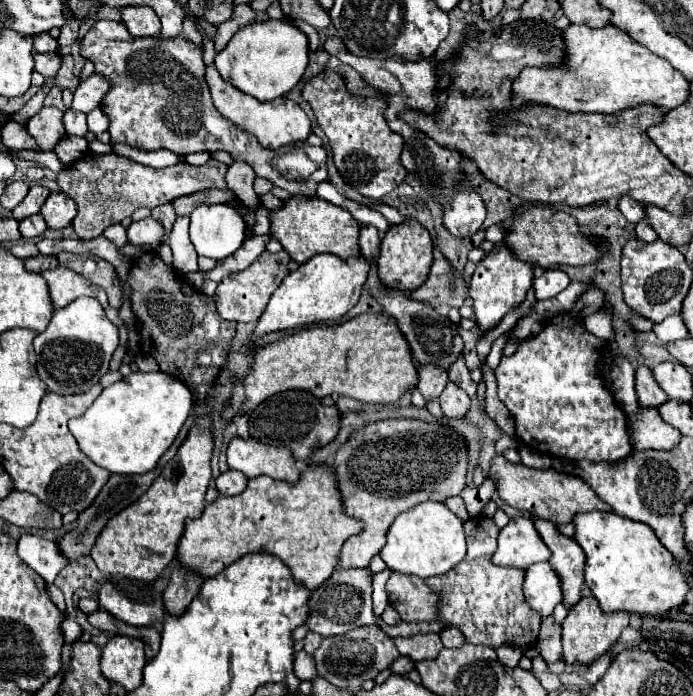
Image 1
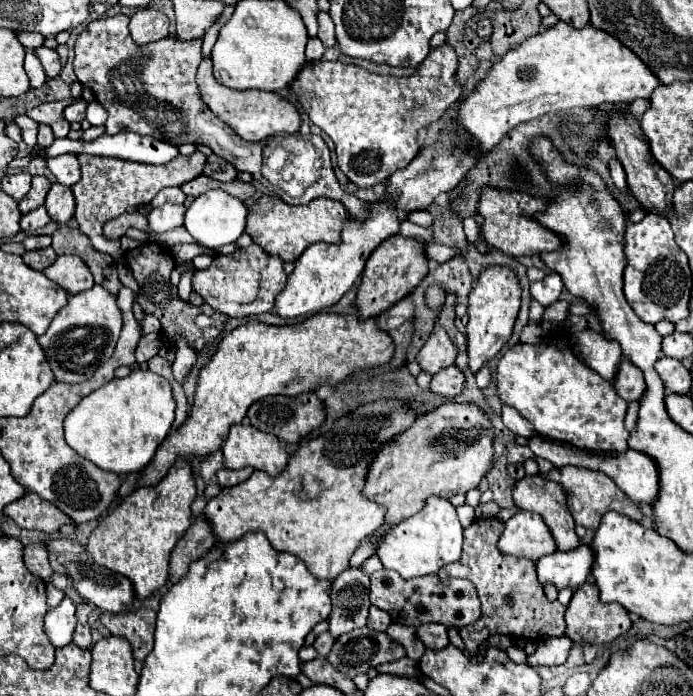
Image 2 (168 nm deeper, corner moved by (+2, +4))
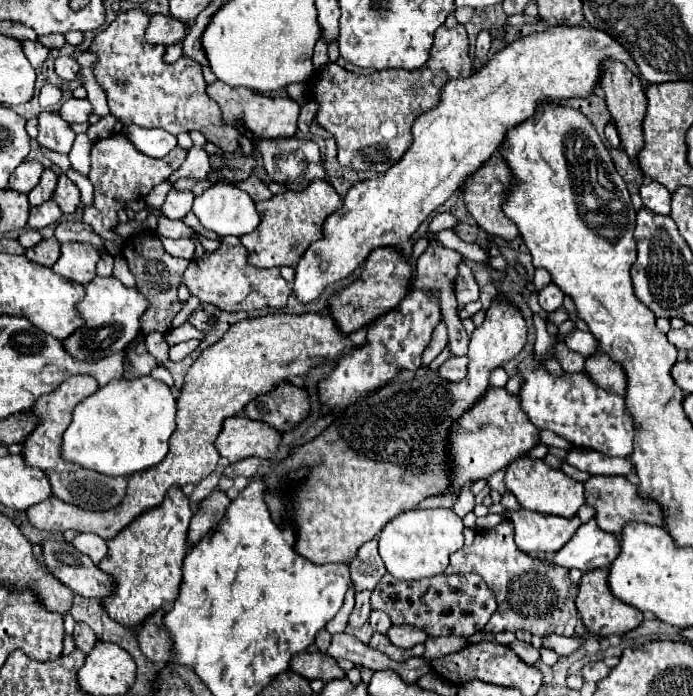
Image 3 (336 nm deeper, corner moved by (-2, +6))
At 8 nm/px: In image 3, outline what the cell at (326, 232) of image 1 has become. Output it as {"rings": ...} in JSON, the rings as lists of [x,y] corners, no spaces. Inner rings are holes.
{"rings":[[[312,180],[308,188],[304,190],[286,190],[282,194],[276,194],[274,198],[266,202],[258,202],[260,212],[260,226],[252,232],[240,238],[240,242],[248,250],[248,262],[258,268],[272,268],[272,266],[296,266],[300,256],[306,252],[306,248],[320,238],[322,222],[326,216],[342,208],[342,198],[336,194],[336,190],[326,180]]]}

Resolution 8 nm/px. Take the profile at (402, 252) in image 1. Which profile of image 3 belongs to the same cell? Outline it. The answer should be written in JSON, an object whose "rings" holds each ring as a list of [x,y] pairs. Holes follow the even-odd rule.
{"rings":[[[378,248],[366,258],[360,276],[328,298],[328,310],[336,320],[340,332],[344,334],[356,332],[374,322],[376,316],[394,310],[396,304],[400,304],[400,300],[406,296],[410,280],[412,280],[412,266],[408,264],[408,260],[394,248]]]}

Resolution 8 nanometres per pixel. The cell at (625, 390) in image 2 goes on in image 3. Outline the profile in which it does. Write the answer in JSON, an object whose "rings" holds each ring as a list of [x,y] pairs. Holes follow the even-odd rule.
{"rings":[[[594,352],[588,356],[584,362],[584,372],[594,384],[598,384],[598,388],[624,396],[626,376],[622,376],[622,368],[618,368],[618,364],[614,364],[614,360],[610,360],[604,352]]]}

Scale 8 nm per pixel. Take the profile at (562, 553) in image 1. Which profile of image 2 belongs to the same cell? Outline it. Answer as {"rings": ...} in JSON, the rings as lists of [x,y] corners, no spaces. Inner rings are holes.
{"rings":[[[524,476],[514,486],[514,502],[520,510],[530,510],[542,516],[550,528],[558,550],[574,550],[582,540],[574,532],[574,518],[566,510],[566,494],[556,482],[546,482],[540,476]]]}

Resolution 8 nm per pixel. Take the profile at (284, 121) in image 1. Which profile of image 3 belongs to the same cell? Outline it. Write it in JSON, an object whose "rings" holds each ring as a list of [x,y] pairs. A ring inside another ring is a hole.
{"rings":[[[216,80],[206,90],[208,90],[208,96],[220,104],[224,120],[230,126],[232,126],[234,120],[240,120],[254,134],[264,136],[264,138],[290,138],[290,136],[294,136],[294,132],[298,128],[296,122],[298,122],[298,114],[300,114],[300,104],[294,102],[292,98],[268,98],[268,96],[254,94],[252,90],[246,90],[246,88],[228,86],[220,80]]]}

